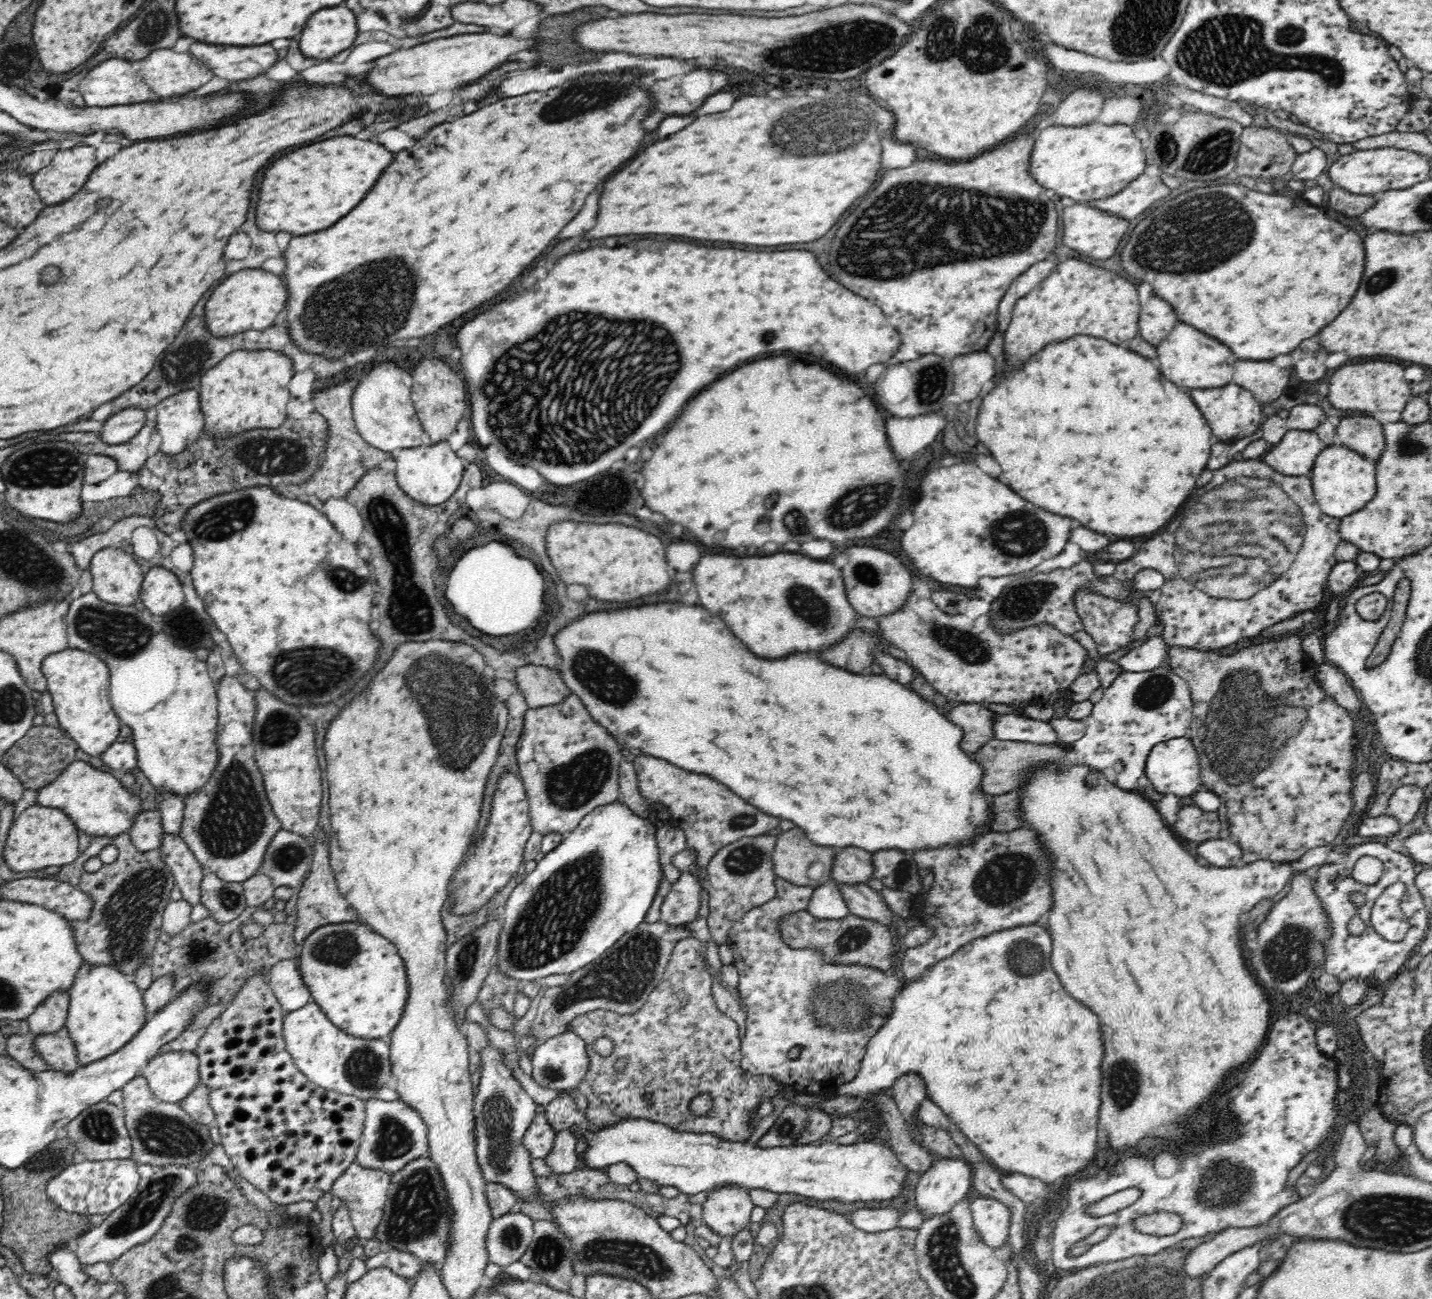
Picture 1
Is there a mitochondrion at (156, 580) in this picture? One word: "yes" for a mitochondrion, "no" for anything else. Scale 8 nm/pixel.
no

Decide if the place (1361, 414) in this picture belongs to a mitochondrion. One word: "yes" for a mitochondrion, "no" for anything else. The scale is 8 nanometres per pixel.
no

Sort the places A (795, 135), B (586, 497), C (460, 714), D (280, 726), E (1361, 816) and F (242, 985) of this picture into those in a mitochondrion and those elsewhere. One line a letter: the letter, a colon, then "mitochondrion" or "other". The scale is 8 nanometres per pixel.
A: mitochondrion
B: other
C: mitochondrion
D: mitochondrion
E: other
F: other

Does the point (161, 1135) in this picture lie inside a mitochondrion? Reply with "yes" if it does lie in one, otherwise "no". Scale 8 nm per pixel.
yes

